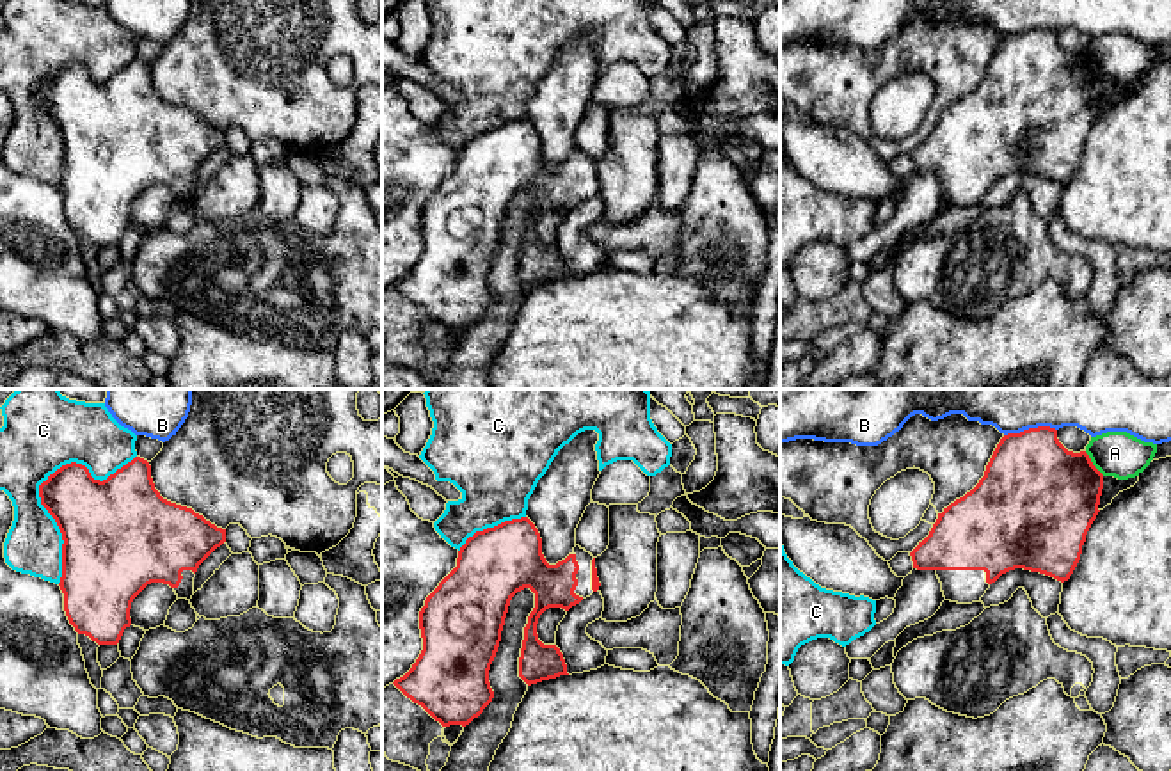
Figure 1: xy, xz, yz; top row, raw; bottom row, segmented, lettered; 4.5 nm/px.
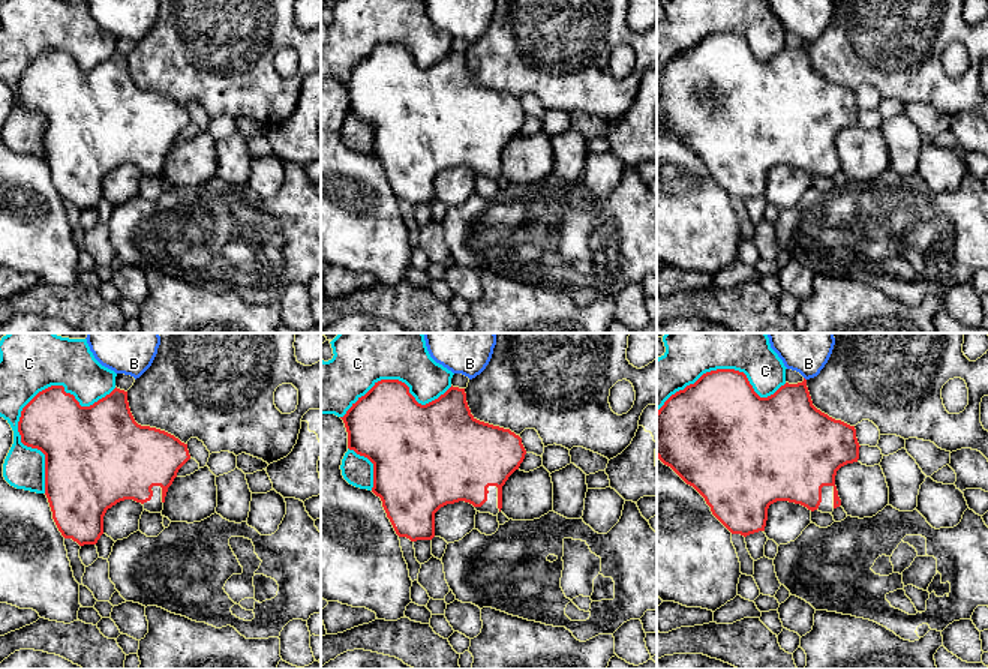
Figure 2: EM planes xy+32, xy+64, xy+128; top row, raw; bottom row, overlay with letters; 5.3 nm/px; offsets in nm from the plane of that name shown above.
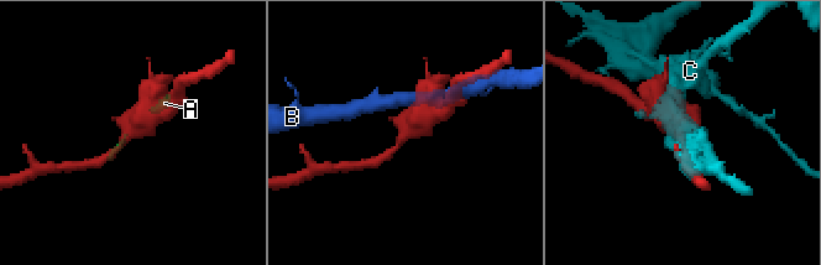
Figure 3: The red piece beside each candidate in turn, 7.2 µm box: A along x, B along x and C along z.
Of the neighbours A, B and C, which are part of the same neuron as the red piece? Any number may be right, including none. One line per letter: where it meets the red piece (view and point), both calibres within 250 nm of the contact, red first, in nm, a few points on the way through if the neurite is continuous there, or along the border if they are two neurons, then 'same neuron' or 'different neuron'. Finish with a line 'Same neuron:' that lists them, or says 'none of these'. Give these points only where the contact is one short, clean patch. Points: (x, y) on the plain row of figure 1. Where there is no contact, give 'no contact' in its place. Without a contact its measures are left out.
A: yz (1091, 66) | 460/200 nm | different neuron
B: yz (1029, 31) | 440/160 nm | along yz (1056, 31), (1029, 29), (1004, 38) | different neuron
C: xy (39, 87) | 300/340 nm | different neuron
Same neuron: none of these

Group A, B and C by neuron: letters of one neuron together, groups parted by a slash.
A / B / C

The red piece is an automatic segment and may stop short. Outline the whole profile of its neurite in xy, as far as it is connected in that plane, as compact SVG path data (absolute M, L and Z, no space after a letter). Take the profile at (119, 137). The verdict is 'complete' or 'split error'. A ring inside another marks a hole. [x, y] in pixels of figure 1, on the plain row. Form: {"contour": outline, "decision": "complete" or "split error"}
{"contour": "M140 59L103 83L94 82L82 66L66 66L39 87L39 99L64 142L59 188L64 195L66 219L78 236L89 238L98 247L119 245L124 231L131 227L133 201L151 185L169 187L178 201L190 203L199 167L226 144L226 131L217 130L192 110L163 101L155 91L149 64Z", "decision": "split error"}

